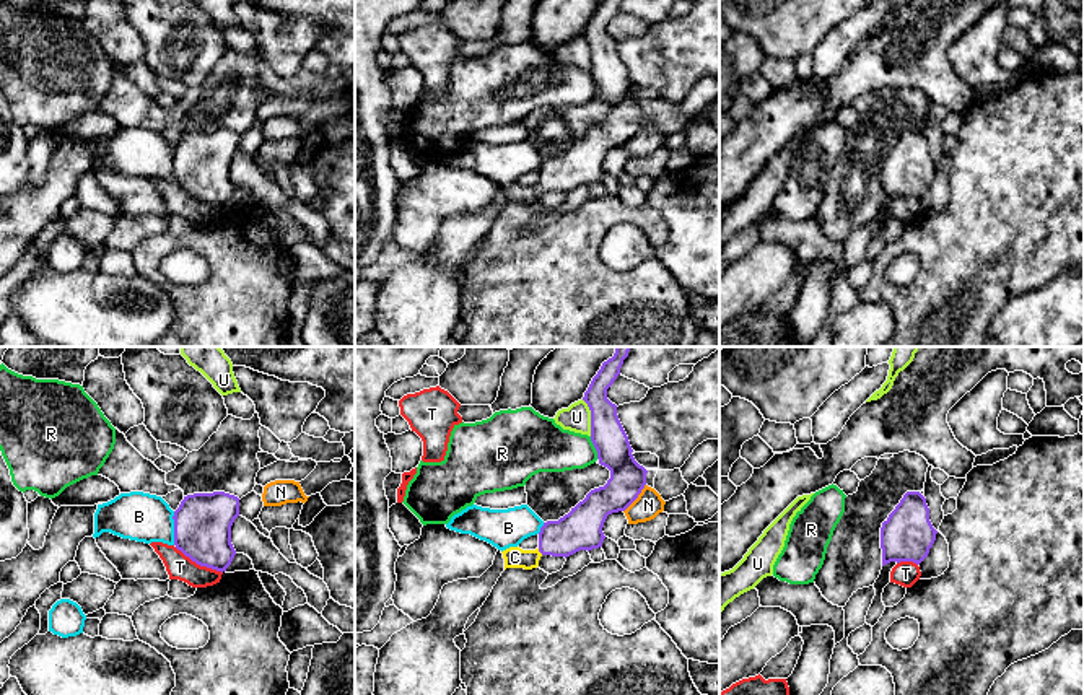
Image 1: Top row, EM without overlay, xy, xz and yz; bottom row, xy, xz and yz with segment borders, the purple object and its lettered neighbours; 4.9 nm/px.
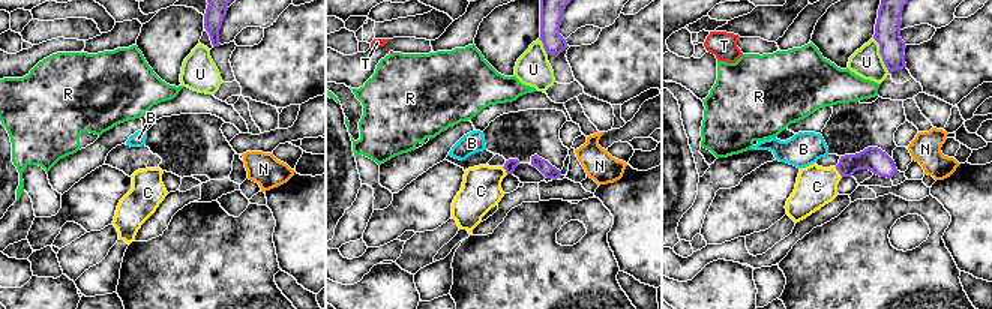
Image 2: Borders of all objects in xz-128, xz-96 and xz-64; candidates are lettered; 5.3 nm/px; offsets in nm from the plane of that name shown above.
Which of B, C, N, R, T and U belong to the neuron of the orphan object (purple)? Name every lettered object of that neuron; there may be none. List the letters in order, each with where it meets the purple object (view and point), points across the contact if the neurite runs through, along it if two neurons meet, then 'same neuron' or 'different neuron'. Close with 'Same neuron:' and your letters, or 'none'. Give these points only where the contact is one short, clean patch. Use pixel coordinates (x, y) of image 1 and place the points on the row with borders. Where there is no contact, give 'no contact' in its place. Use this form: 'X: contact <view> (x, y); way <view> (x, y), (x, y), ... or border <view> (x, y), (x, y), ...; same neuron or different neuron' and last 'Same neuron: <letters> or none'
B: contact xy (174, 528); border xy (174, 511), (173, 544); different neuron
C: contact xz (541, 552); way xz (581, 529), (555, 537), (541, 552), (533, 557), (515, 557); same neuron
N: contact xz (637, 497); different neuron
R: contact xz (594, 446); different neuron
T: contact xy (199, 563); border xy (174, 547), (197, 563), (222, 573); different neuron
U: contact xz (591, 417); border xz (581, 399), (590, 410), (591, 435); different neuron
Same neuron: C

